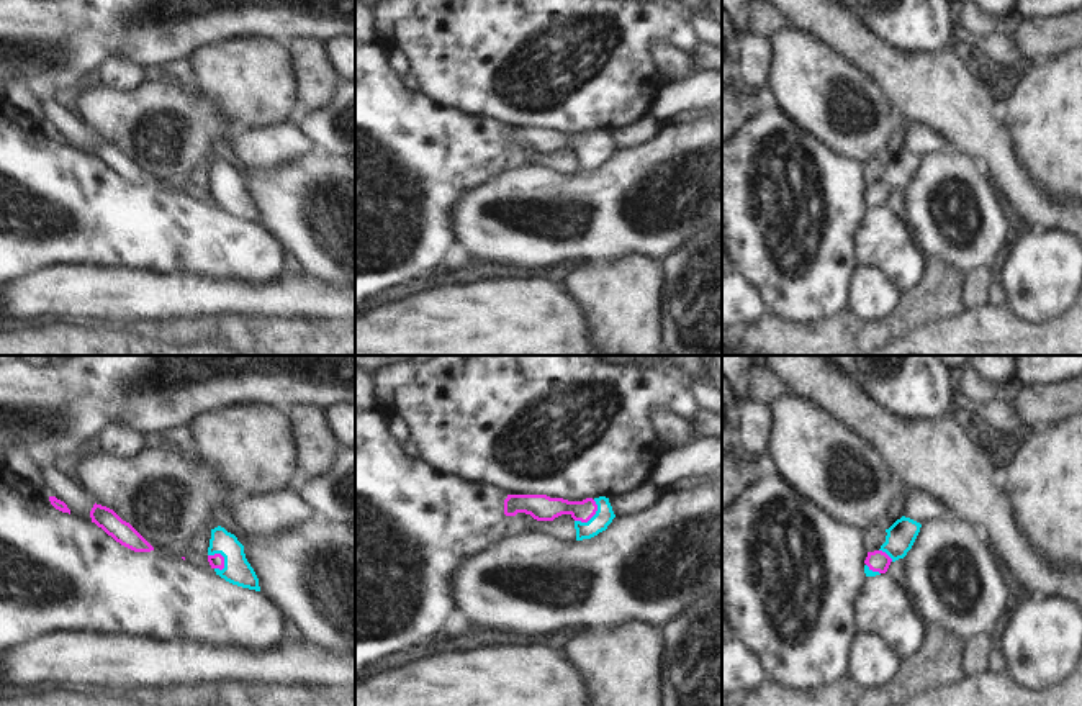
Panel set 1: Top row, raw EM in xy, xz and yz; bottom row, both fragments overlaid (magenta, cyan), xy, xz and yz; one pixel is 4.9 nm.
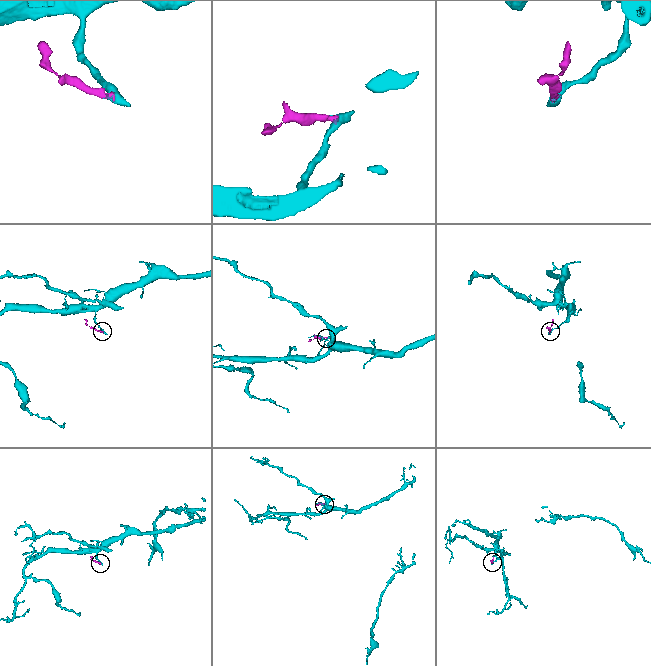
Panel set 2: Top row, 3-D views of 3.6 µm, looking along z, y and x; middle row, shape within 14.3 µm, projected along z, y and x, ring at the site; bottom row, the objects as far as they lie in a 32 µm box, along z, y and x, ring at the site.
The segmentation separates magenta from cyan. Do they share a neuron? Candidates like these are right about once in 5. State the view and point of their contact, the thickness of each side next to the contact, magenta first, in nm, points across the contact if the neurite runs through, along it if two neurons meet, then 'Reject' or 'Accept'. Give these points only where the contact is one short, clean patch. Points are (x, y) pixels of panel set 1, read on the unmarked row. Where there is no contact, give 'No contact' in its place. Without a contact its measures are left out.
Touches magenta at xy (221, 189). Thickness 70 nm (magenta) against 140 nm. Path across: xy (216, 194), (221, 189), (238, 203). Accept.

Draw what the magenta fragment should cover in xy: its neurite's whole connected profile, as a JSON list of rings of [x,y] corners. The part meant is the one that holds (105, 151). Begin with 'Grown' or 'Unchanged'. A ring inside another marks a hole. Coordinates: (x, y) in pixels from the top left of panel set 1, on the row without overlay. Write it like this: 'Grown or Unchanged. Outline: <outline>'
Unchanged. Outline: [[[93,138],[90,144],[92,156],[101,161],[121,179],[134,185],[151,185],[154,180],[126,154],[123,154],[113,143]]]

